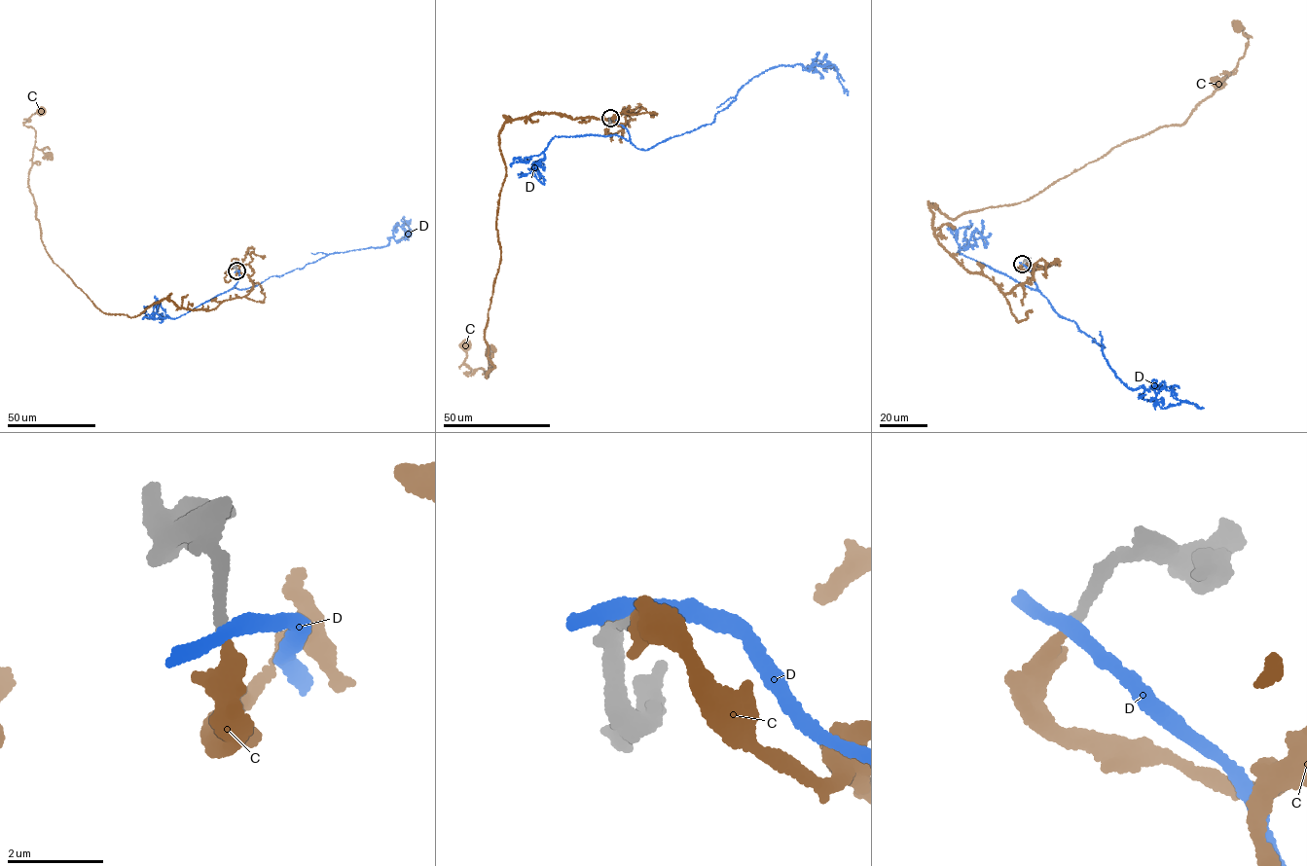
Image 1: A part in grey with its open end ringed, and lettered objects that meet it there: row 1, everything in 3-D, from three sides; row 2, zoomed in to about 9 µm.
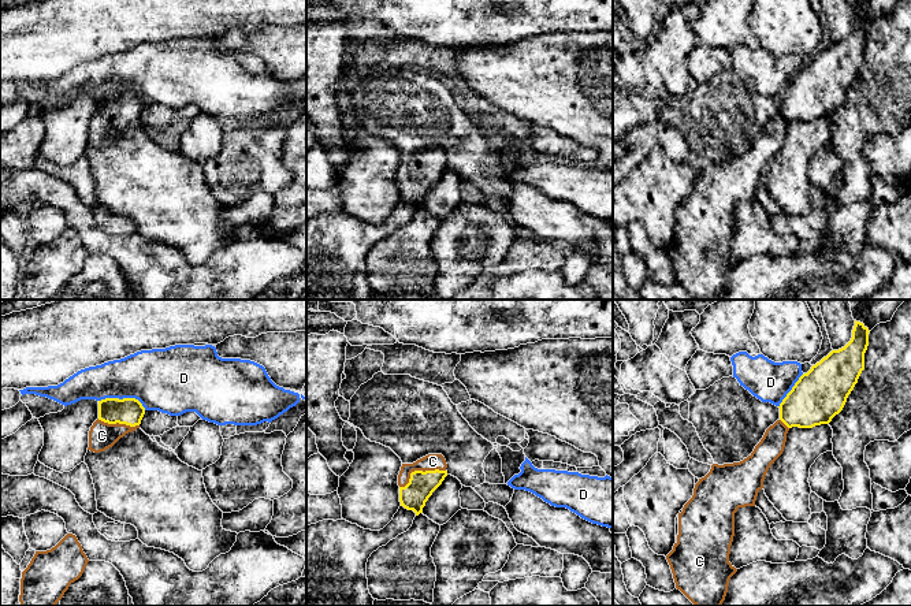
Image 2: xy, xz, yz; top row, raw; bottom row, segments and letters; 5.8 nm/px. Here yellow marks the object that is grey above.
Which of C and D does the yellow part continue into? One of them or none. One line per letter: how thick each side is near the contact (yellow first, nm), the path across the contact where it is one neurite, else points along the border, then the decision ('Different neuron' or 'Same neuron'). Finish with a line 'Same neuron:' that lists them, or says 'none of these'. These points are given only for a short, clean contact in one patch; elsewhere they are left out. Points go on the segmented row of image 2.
C: Thickness 160 nm (yellow) against 100 nm. Path across: xz (421, 484), (419, 482), (419, 471), (432, 461). Same neuron
D: Thickness 160 nm (yellow) against 360 nm. Boundary: xy (99, 400), (136, 398), (145, 409). Different neuron
Same neuron: C

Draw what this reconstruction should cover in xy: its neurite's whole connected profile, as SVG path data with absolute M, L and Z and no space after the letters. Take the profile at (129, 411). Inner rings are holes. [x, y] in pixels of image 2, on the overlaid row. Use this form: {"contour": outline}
{"contour": "M135 398L98 401L98 419L89 431L88 450L100 453L112 447L126 434L140 428L145 408Z"}

